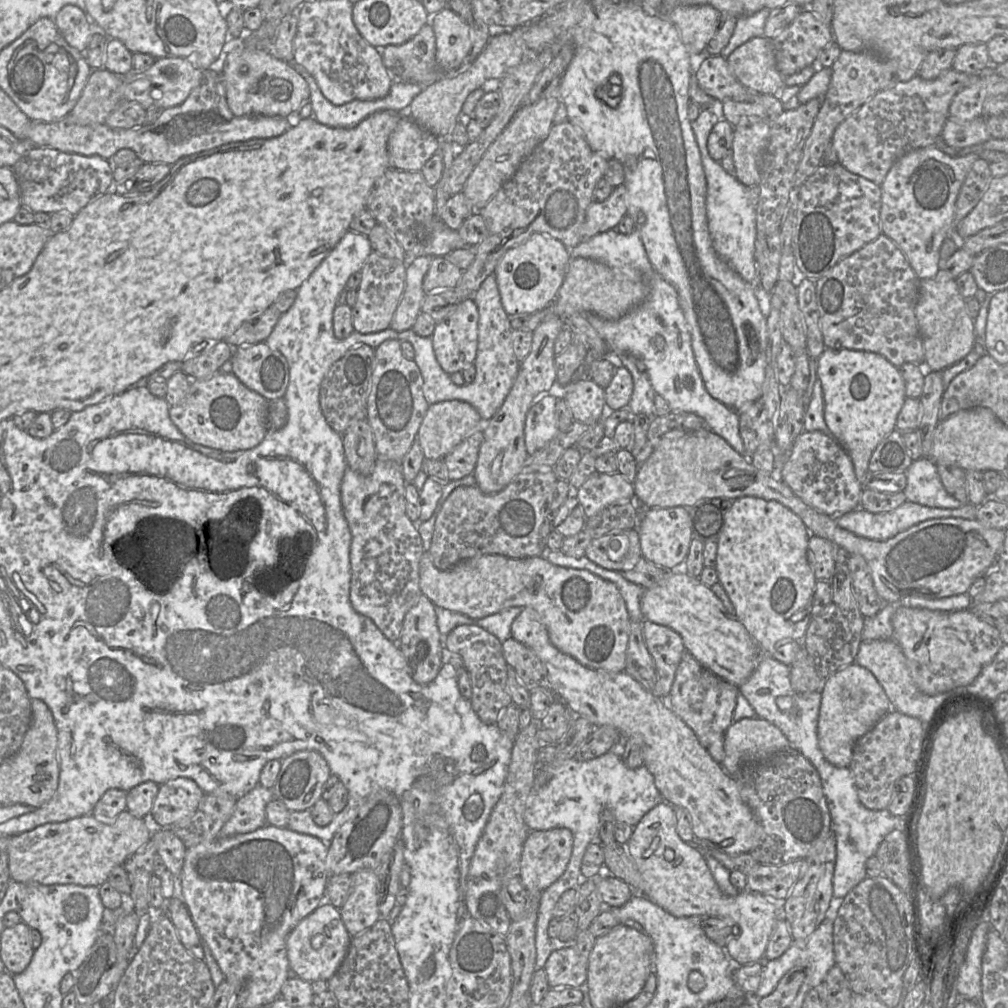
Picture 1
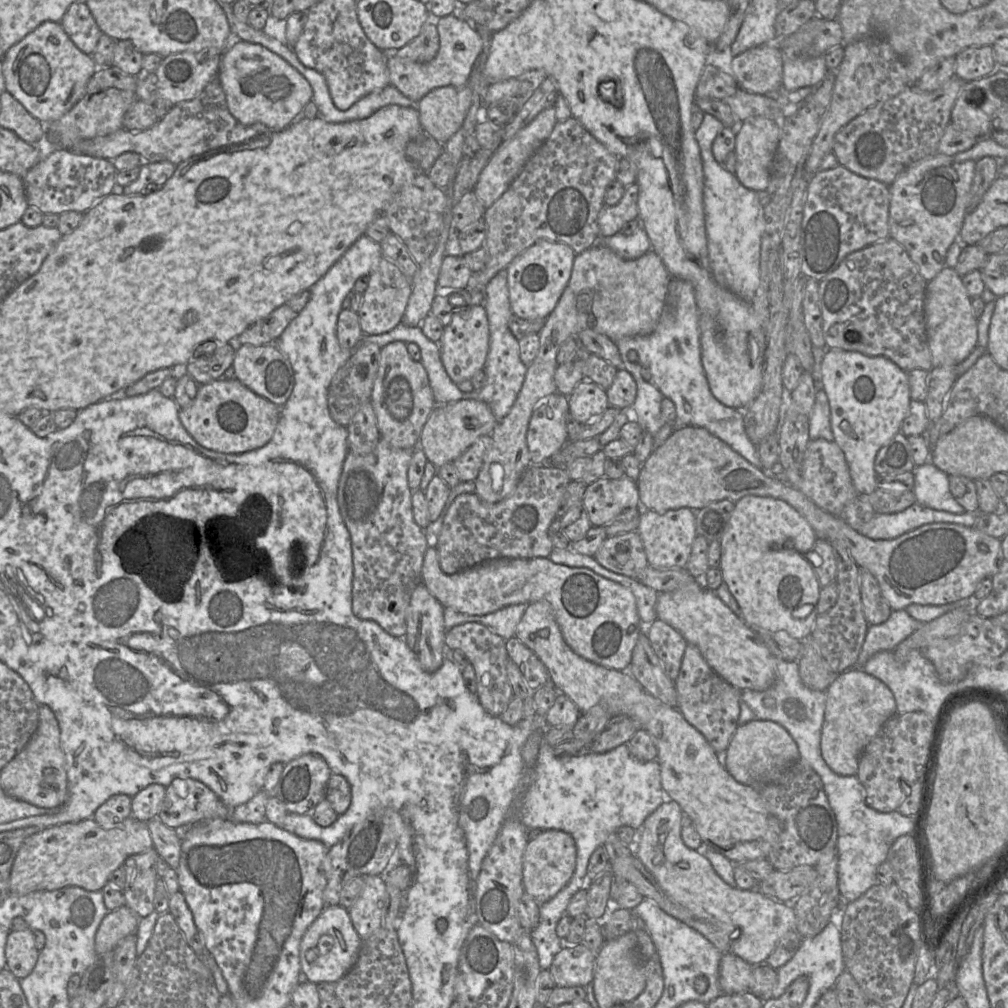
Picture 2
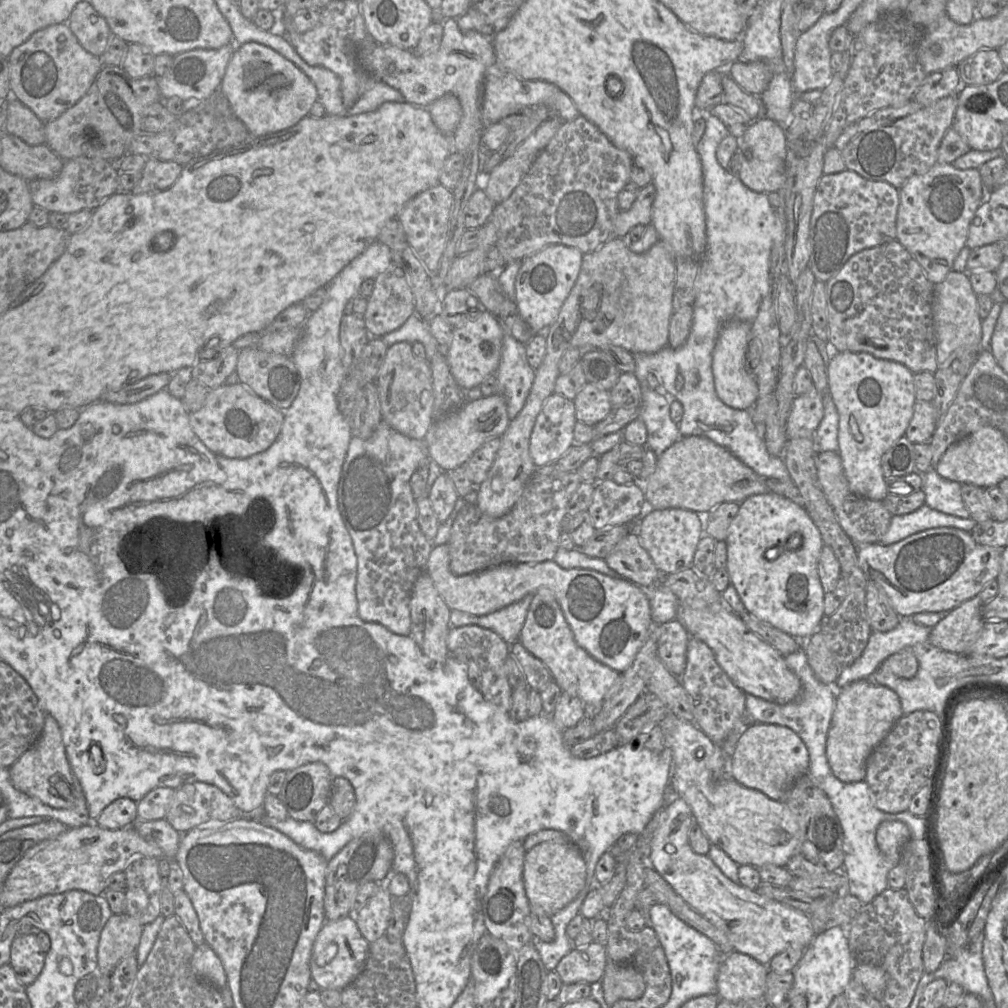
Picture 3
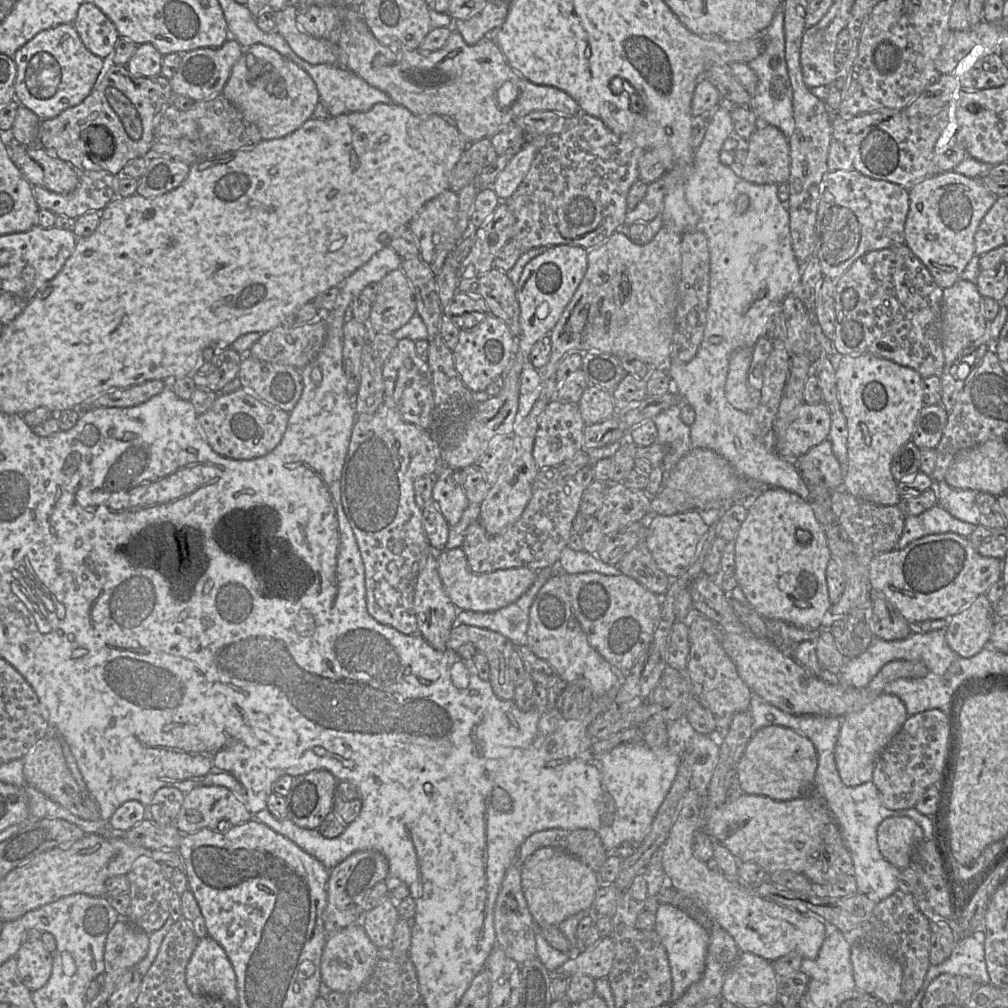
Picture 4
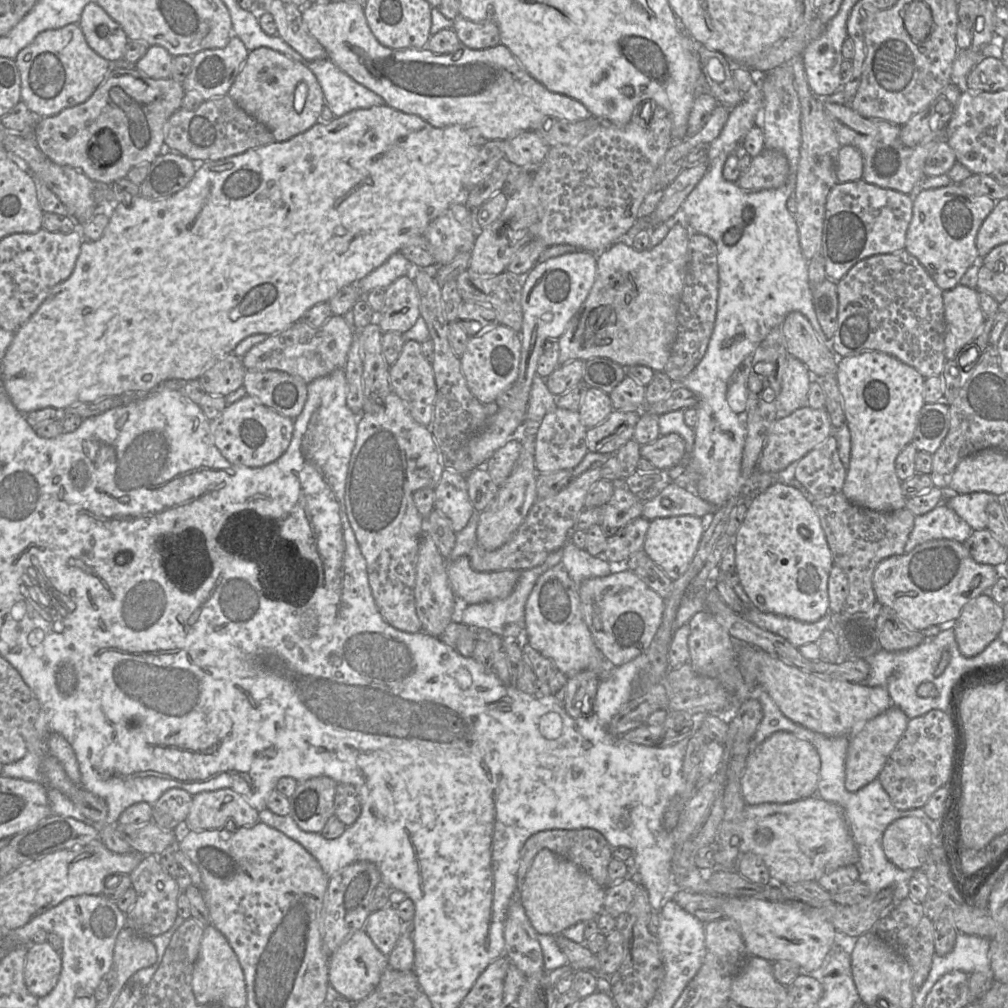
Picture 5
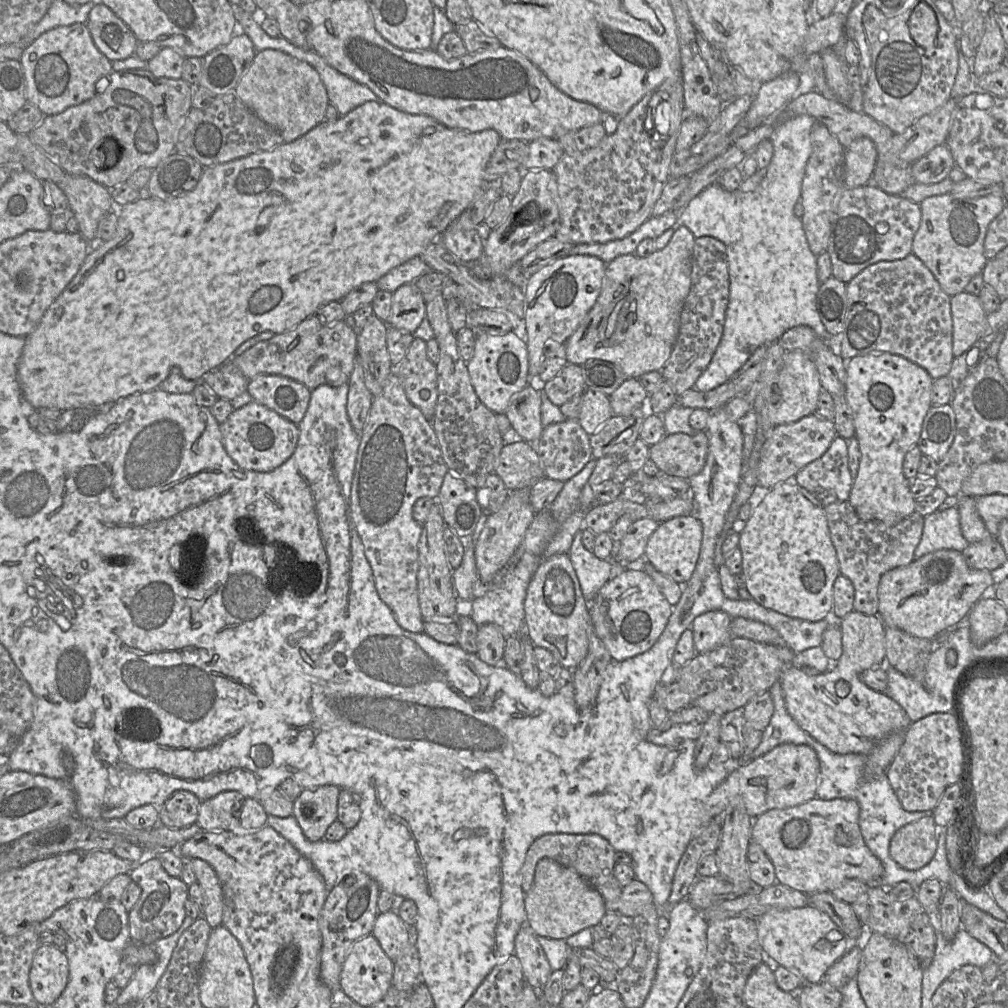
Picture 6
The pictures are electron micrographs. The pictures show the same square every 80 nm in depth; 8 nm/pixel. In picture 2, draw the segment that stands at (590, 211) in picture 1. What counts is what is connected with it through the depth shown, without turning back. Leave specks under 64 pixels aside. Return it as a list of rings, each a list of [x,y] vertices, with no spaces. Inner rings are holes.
[[[637,184],[625,186],[625,192],[616,205],[605,205],[598,215],[600,237],[619,233],[624,224],[639,217]]]

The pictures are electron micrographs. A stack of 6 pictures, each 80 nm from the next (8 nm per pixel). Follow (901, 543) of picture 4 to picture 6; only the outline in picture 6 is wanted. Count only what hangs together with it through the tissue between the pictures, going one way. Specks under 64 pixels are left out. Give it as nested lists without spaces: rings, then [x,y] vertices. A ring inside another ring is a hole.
[[[957,507],[936,510],[924,517],[922,536],[914,556],[917,559],[941,549],[963,552],[968,544],[962,535]]]

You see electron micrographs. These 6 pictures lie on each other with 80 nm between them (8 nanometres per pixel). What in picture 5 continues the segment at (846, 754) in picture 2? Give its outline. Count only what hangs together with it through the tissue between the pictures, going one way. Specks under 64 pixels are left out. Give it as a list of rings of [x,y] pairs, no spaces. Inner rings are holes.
[[[894,705],[867,721],[853,735],[849,735],[850,739],[845,761],[845,787],[849,792],[857,792],[875,779],[878,779],[888,757],[905,732],[908,721],[909,719],[905,713]]]

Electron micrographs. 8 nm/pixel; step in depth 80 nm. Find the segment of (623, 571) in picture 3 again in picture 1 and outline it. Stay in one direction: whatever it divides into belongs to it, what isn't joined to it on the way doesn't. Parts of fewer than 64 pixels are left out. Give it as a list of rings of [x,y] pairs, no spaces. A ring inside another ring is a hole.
[[[638,529],[612,531],[593,537],[585,556],[608,570],[623,572],[632,569],[643,557]]]

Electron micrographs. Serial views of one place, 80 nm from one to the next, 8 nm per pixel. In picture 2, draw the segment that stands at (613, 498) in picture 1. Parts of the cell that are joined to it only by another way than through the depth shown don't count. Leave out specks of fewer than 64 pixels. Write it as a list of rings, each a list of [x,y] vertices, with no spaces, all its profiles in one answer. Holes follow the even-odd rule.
[[[602,477],[587,485],[582,504],[592,526],[603,526],[628,508],[638,508],[636,481],[627,477]]]

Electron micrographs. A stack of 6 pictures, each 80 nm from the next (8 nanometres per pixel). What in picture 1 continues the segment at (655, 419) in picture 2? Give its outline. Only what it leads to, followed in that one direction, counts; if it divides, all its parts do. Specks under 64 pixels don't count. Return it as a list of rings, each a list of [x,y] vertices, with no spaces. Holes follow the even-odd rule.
[[[612,353],[612,359],[619,359],[622,366],[627,368],[633,379],[633,393],[628,404],[629,411],[632,415],[644,414],[648,418],[656,417],[654,407],[655,391],[649,381],[648,374],[639,372],[636,363],[630,361],[628,353]]]

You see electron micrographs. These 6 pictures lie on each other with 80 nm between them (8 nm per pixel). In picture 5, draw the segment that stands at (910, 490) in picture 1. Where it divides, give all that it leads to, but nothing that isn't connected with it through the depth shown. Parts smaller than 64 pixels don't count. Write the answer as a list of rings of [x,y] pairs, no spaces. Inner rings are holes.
[[[946,490],[943,503],[954,510],[973,530],[982,530],[987,528],[986,506],[998,499],[998,496],[986,492],[957,494]]]

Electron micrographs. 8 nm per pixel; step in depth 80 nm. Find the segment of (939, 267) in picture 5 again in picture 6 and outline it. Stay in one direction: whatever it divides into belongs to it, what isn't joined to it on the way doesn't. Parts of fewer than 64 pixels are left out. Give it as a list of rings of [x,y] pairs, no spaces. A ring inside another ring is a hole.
[[[950,192],[927,197],[919,204],[921,222],[913,238],[912,254],[925,264],[950,297],[965,291],[970,280],[981,274],[988,261],[984,253],[987,228],[1005,205],[1002,195],[970,199],[955,197]]]

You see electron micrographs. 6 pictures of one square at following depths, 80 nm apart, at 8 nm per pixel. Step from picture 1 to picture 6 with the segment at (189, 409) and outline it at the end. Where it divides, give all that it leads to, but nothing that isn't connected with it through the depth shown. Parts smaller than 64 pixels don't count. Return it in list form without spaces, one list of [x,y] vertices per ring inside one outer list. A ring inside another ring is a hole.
[[[254,400],[234,409],[228,418],[219,424],[219,431],[225,451],[238,466],[262,473],[270,472],[286,462],[294,453],[299,438],[298,425]]]

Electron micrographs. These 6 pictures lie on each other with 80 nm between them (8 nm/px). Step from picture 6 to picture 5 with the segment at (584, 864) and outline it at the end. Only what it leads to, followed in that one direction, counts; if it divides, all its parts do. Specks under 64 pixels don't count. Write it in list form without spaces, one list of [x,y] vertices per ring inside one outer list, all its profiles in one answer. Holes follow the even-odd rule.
[[[555,829],[541,831],[530,836],[520,852],[519,869],[517,873],[517,889],[521,893],[522,886],[536,854],[548,849],[553,853],[571,861],[589,874],[600,886],[606,888],[610,885],[608,878],[608,865],[612,859],[612,848],[607,839],[594,829]]]

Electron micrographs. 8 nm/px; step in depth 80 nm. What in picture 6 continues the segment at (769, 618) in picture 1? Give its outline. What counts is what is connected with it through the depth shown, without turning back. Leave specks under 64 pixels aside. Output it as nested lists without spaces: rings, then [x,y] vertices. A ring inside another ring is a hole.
[[[797,482],[777,483],[774,487],[769,489],[761,499],[756,500],[756,503],[752,508],[751,515],[747,520],[744,529],[739,532],[738,548],[742,553],[742,574],[745,578],[746,588],[752,595],[752,598],[758,604],[789,617],[799,618],[807,621],[820,621],[832,616],[833,584],[837,576],[840,574],[836,550],[831,541],[824,507],[815,499],[815,497],[810,492],[801,487]]]

